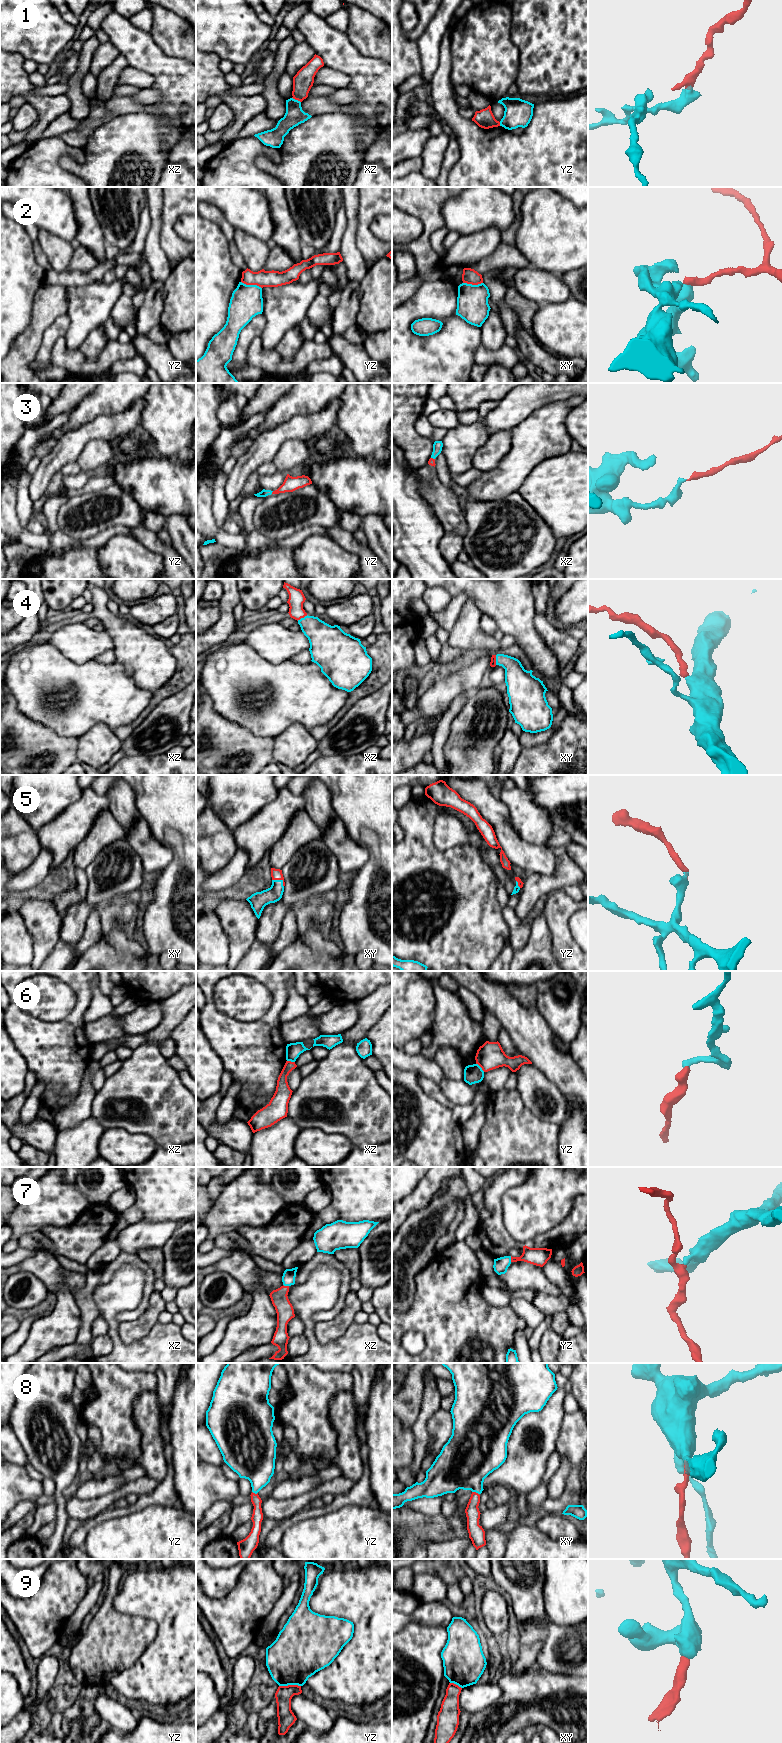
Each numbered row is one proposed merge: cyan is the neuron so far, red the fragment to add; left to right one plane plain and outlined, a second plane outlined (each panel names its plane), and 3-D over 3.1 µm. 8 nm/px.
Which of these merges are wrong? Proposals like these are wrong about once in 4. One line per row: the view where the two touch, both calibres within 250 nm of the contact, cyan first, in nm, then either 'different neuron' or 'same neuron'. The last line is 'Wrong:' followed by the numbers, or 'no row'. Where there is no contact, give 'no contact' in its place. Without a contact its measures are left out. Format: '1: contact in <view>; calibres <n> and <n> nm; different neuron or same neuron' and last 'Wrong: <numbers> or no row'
1: contact in xz; calibres 150 and 160 nm; different neuron
2: contact in yz; calibres 260 and 140 nm; different neuron
3: contact in yz; calibres 60 and 120 nm; same neuron
4: contact in xz; calibres 240 and 130 nm; same neuron
5: contact in xy; calibres 140 and 90 nm; same neuron
6: contact in yz; calibres 150 and 220 nm; different neuron
7: contact in xz; calibres 110 and 140 nm; same neuron
8: contact in xy; calibres 420 and 110 nm; same neuron
9: contact in yz; calibres 420 and 140 nm; different neuron
Wrong: 1, 2, 6, 9

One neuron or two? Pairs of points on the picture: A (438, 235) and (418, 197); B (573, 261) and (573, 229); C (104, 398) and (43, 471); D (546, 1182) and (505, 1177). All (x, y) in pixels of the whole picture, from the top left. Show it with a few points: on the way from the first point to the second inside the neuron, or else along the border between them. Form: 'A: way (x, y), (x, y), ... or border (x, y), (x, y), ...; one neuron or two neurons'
A: border (444, 225), (430, 236), (430, 245), (436, 253); two neurons
B: way (573, 253), (573, 237); one neuron
C: border (104, 415), (98, 415), (67, 431), (62, 436); two neurons
D: border (529, 1177), (522, 1183), (512, 1186), (505, 1191); two neurons

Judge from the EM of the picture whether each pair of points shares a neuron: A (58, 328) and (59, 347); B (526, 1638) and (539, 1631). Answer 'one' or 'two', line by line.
A: two
B: one

